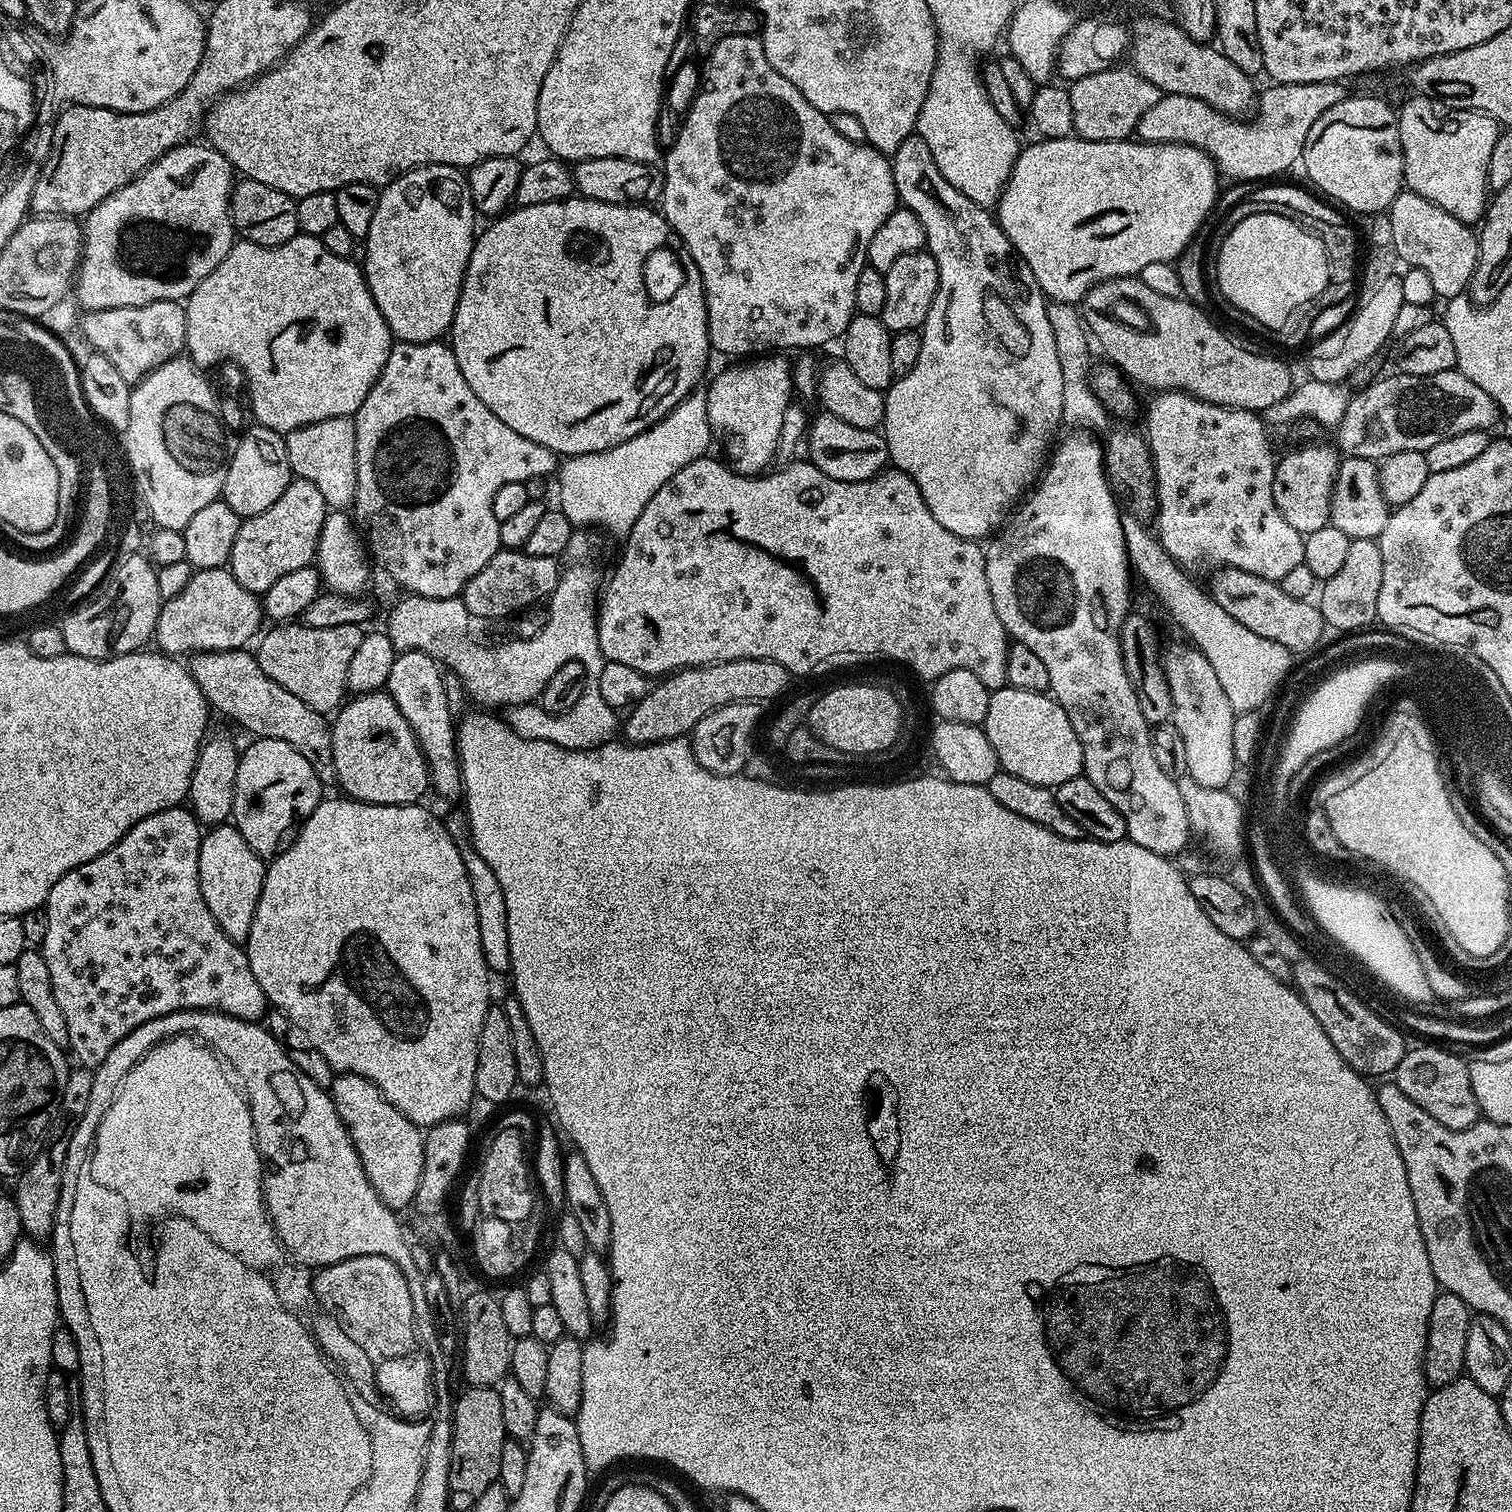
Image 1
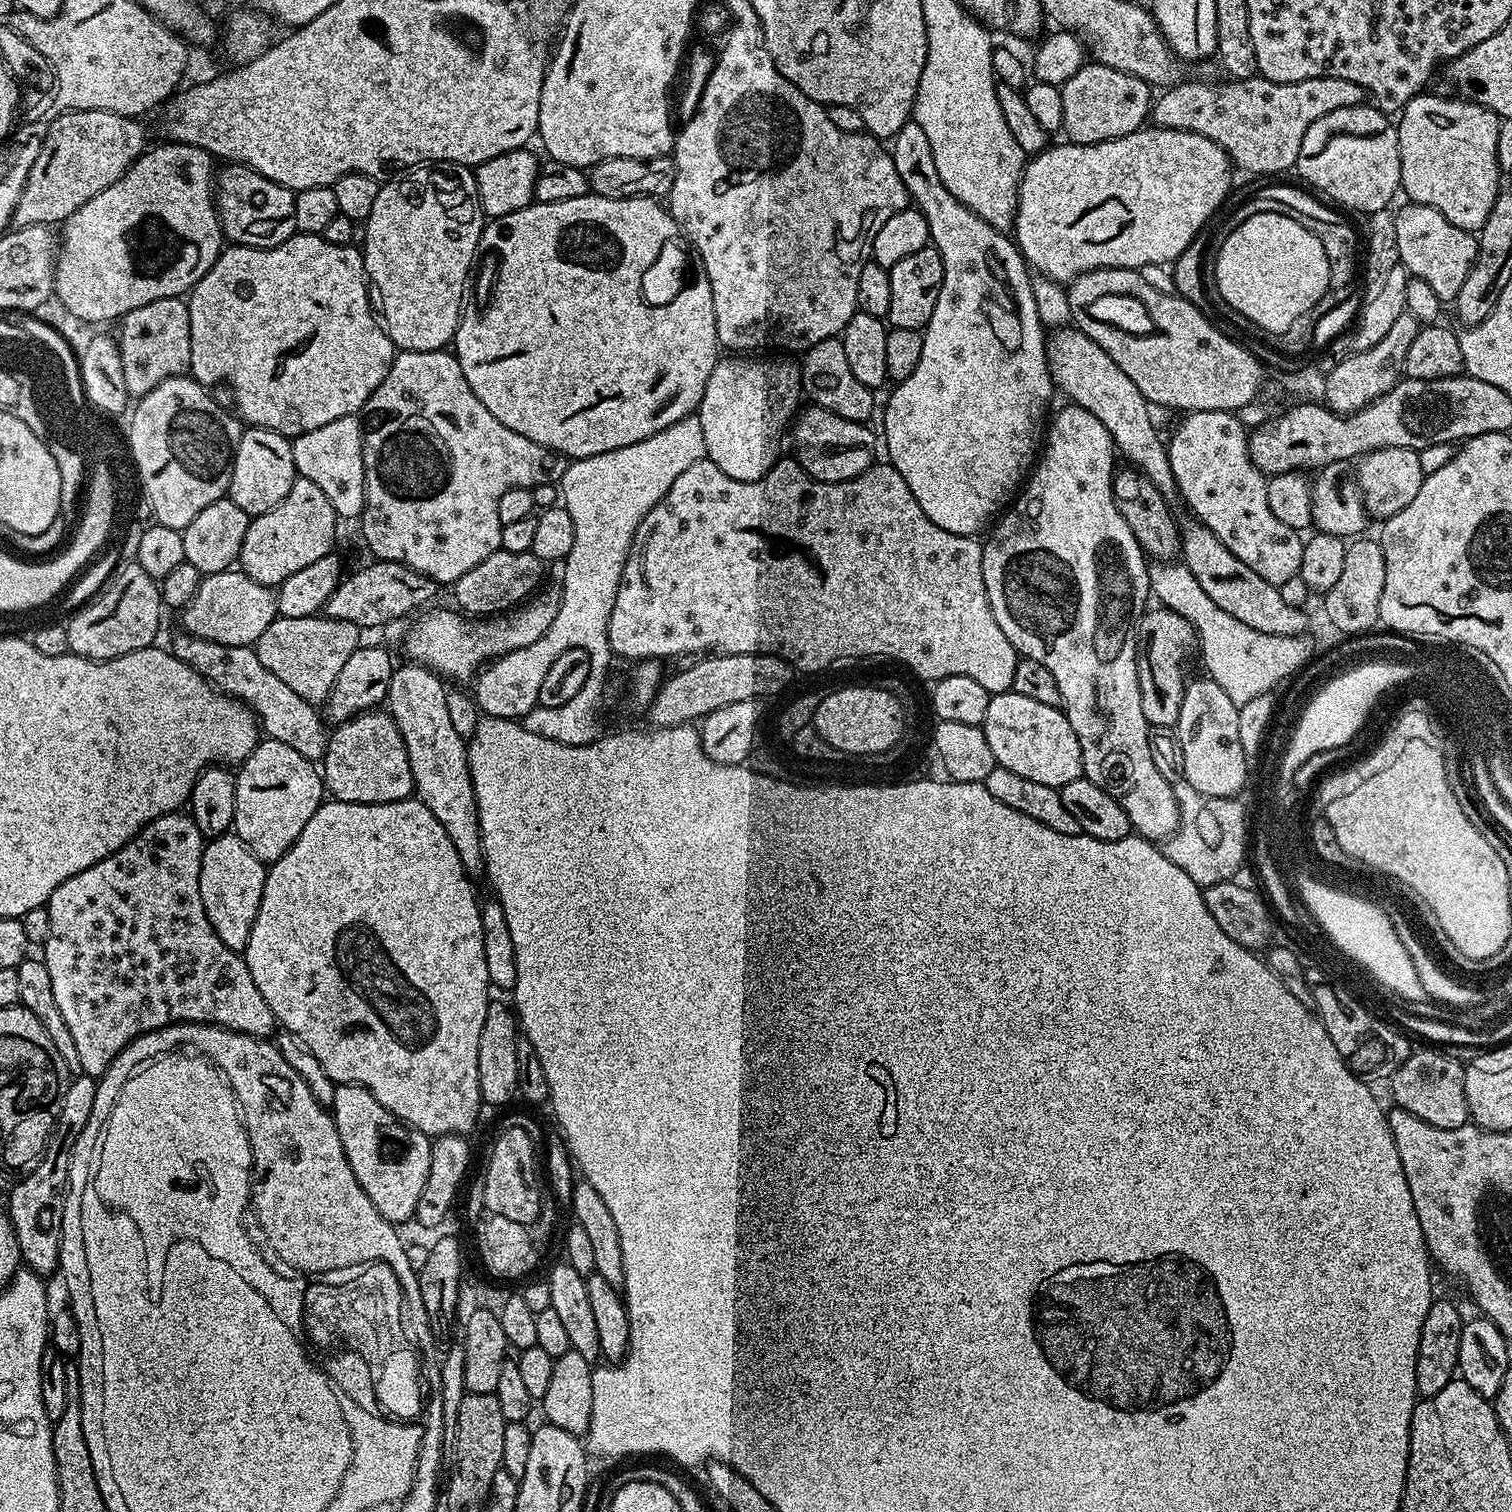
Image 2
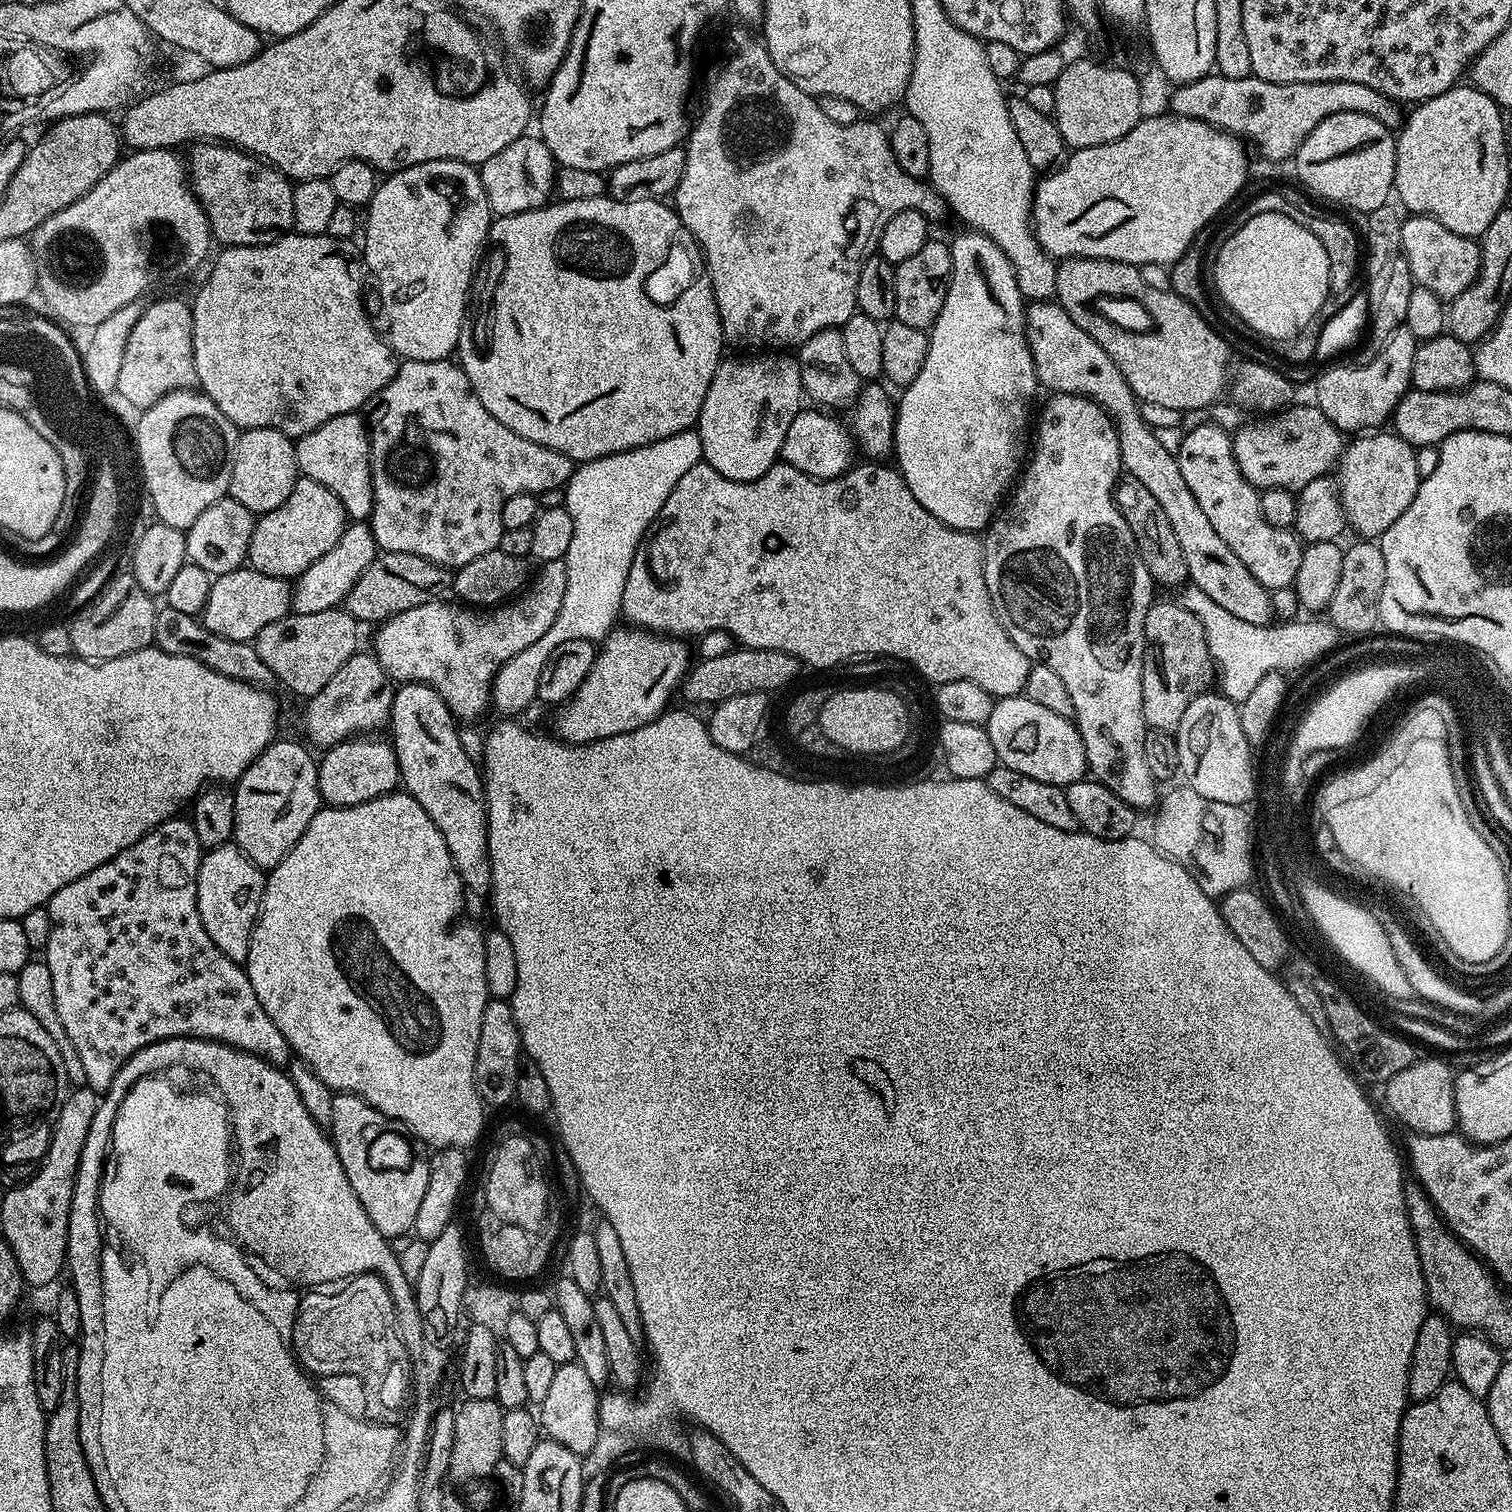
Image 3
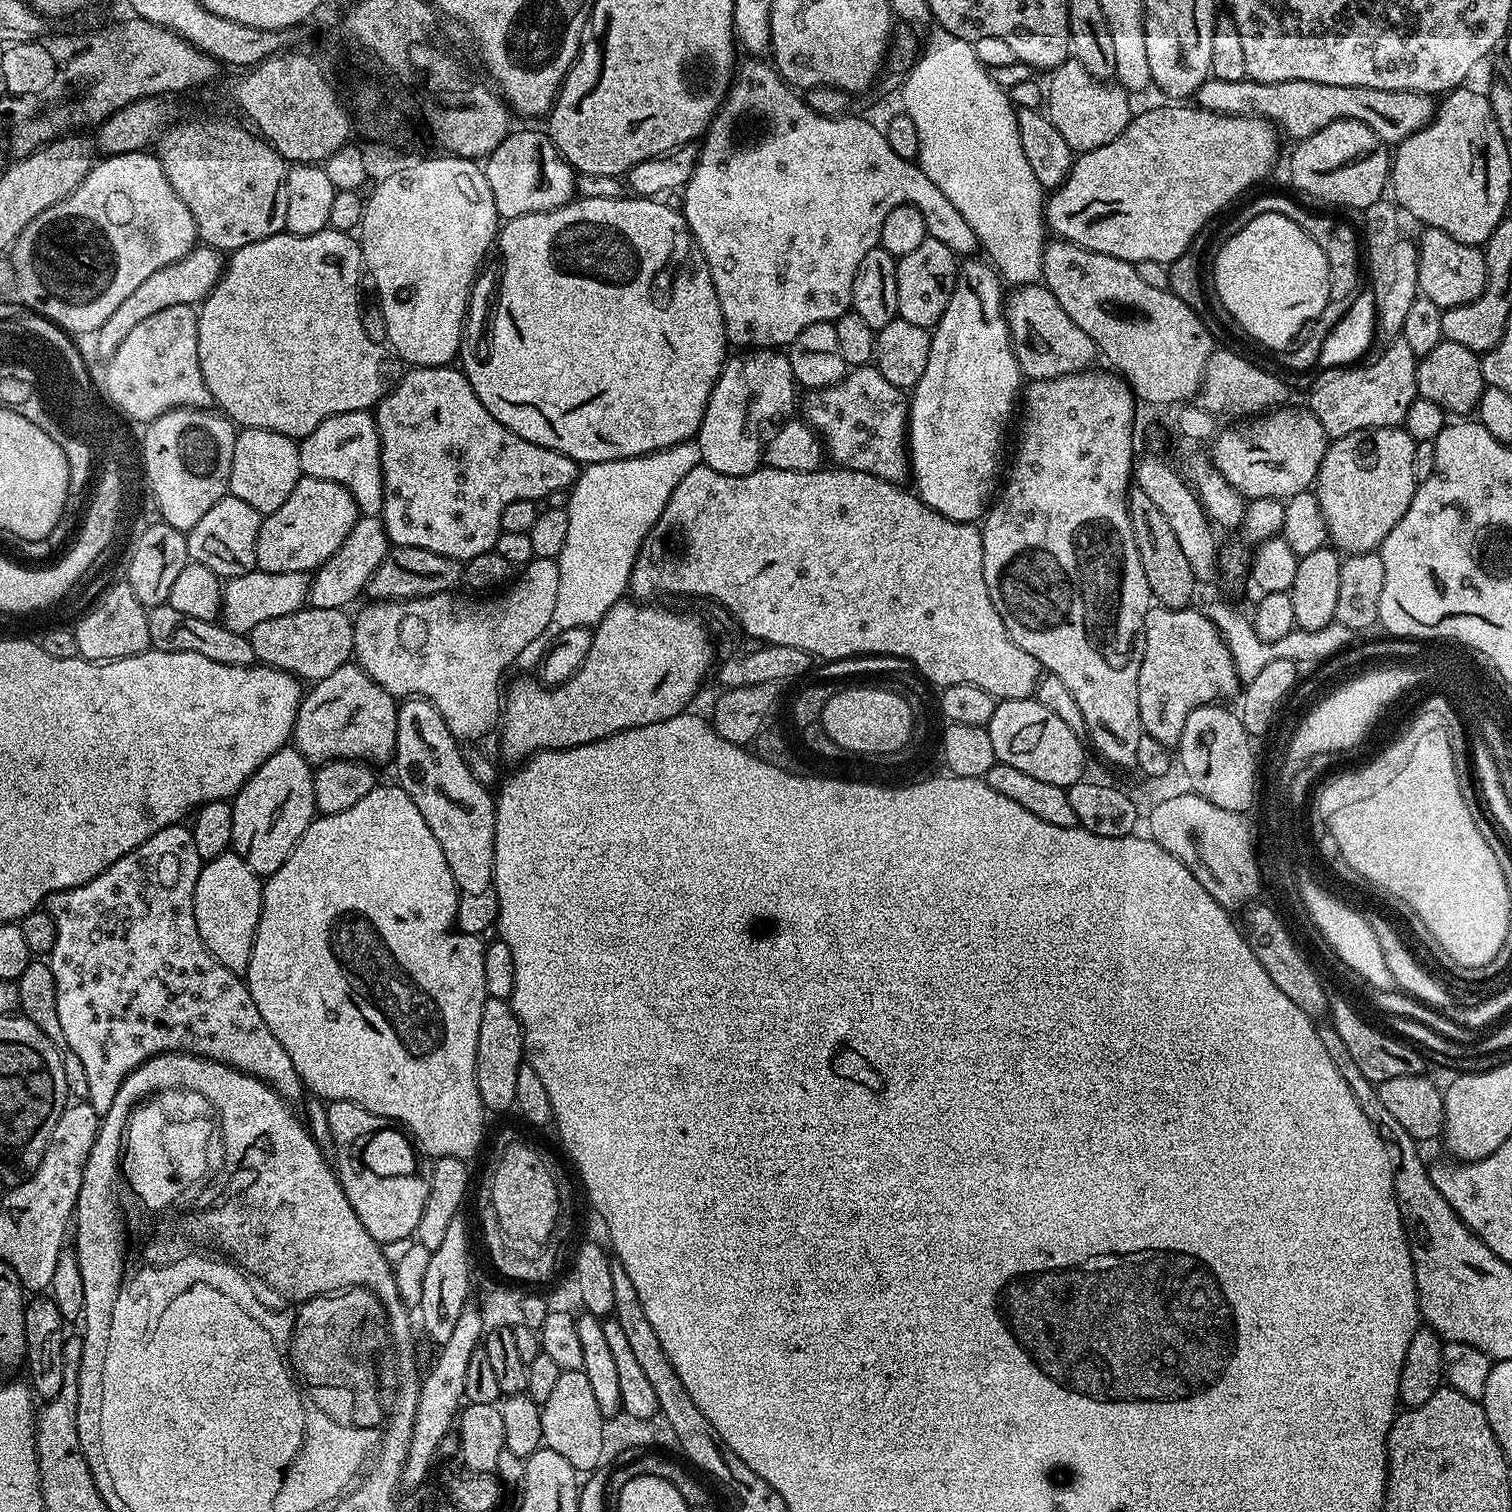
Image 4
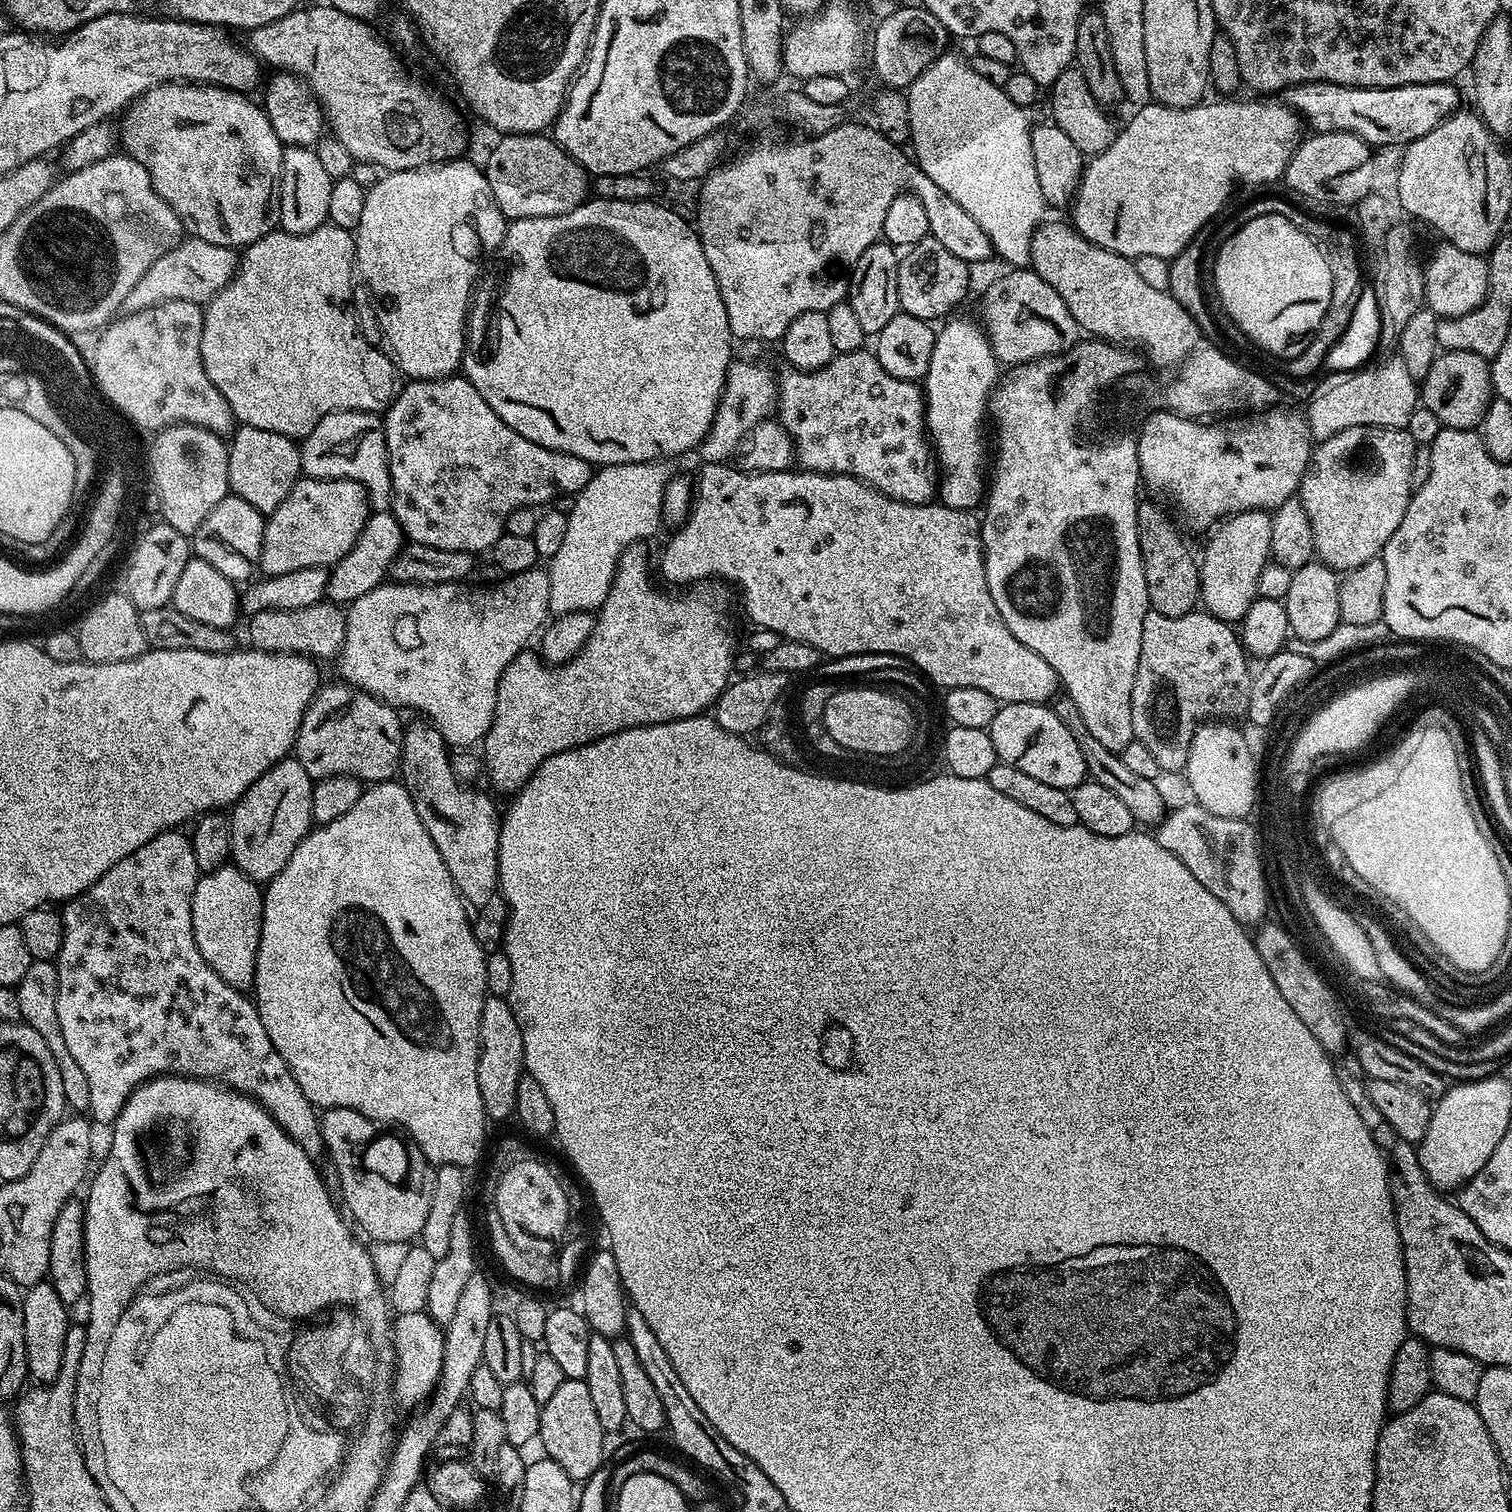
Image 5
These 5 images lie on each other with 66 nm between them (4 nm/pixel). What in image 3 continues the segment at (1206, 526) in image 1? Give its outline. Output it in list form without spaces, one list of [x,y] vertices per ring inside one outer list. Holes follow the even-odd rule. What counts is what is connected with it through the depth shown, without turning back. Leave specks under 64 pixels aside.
[[[1205,422],[1197,428],[1185,431],[1184,441],[1178,447],[1178,459],[1186,486],[1198,498],[1206,518],[1210,518],[1214,530],[1242,558],[1242,566],[1262,582],[1269,590],[1290,588],[1296,583],[1298,562],[1302,562],[1304,548],[1295,531],[1274,526],[1265,518],[1260,505],[1260,492],[1242,474],[1232,453],[1232,436],[1218,424]]]

